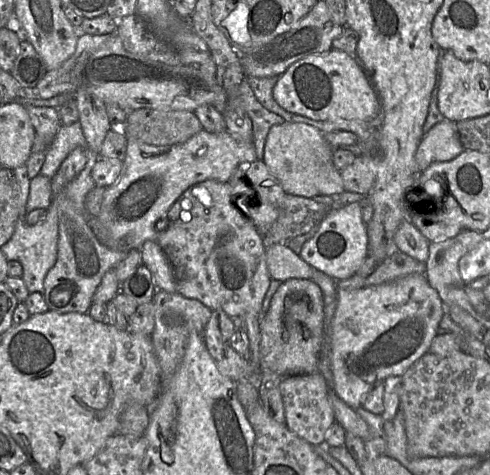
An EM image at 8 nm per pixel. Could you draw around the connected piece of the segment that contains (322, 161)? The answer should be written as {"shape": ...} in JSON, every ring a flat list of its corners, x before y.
{"shape":[[286,122,273,125,264,146,263,162,278,180,285,193,314,198,318,195,338,196,345,191,341,171,333,163,333,150,317,128]]}

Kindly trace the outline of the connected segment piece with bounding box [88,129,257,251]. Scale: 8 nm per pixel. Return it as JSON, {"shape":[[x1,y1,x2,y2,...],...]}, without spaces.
{"shape":[[202,129,183,143,165,146,150,145,135,137,127,139,122,174,114,184,105,189,97,218,88,217,88,224,97,239,113,250,140,250,145,241,157,241,159,230,156,229,155,223,167,215,168,210,185,190,210,179,227,182,239,166,257,160,254,143,237,140,227,130,213,133]]}

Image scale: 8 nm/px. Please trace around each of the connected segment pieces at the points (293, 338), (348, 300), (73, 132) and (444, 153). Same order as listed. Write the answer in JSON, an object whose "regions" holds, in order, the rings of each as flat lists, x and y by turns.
{"regions":[[[311,279,283,281,272,297,268,311,260,321,260,370,269,369,281,376,319,372,319,353,326,339,324,330,324,297,320,287]],[[410,274,376,286,357,290,337,289,337,307,330,333,327,336,335,390,351,408,362,407,368,393,390,376,402,376,409,367,429,352,439,323,446,311,438,291,428,282,425,274]],[[79,121,68,126,60,127,52,144,45,152,45,161,40,174,48,178,53,178,65,158,76,147,87,148]],[[443,119,423,136,415,154,415,161,420,172,423,172,432,163,453,160,463,151,456,123]]]}

